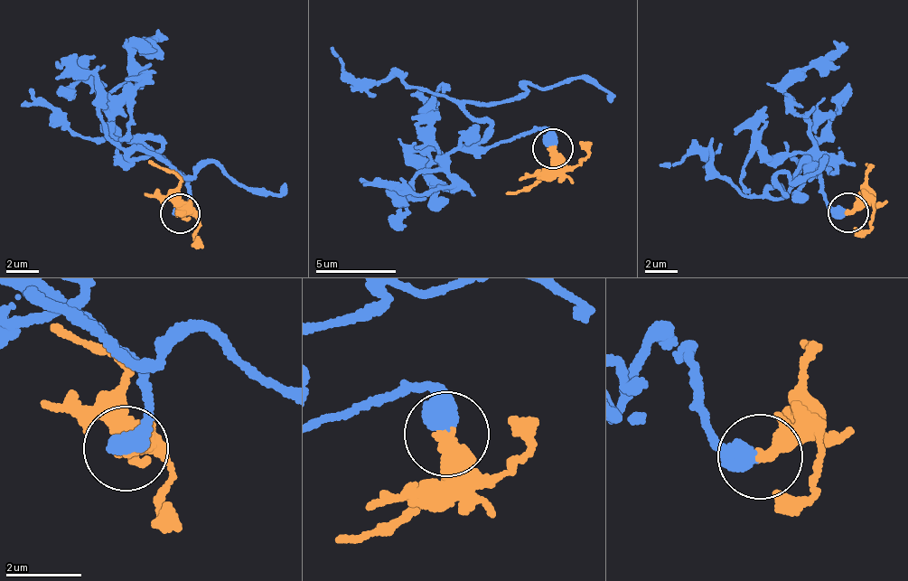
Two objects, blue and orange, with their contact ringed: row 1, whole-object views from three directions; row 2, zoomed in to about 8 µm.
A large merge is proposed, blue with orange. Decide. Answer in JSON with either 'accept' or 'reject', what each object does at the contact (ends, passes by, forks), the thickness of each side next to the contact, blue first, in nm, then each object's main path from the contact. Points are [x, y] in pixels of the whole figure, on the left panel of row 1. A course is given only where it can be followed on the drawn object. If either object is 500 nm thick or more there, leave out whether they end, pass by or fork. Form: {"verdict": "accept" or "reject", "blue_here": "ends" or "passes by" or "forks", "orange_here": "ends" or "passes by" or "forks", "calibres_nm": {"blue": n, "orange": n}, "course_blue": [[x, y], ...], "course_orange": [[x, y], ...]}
{"verdict": "accept", "calibres_nm": {"blue": 550, "orange": 340}, "course_blue": [[181, 214], [172, 165], [122, 144], [130, 162], [286, 184]], "course_orange": [[181, 214], [179, 175], [146, 160]]}

